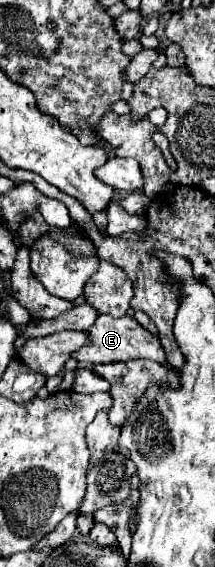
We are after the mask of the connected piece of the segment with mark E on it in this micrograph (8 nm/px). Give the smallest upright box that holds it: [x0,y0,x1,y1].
[75,315,167,365]

